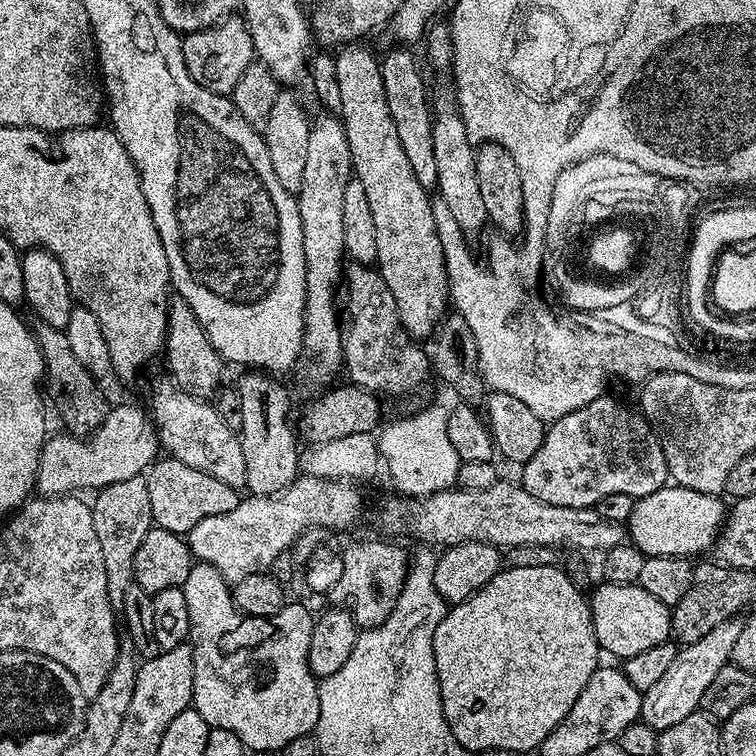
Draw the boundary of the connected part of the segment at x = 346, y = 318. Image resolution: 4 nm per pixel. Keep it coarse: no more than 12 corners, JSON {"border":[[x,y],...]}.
{"border":[[349,263],[340,350],[347,379],[408,396],[430,357],[375,267]]}

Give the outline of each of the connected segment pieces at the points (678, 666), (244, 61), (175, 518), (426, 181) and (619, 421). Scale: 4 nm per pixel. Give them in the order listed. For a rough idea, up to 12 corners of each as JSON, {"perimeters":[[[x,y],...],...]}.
{"perimeters":[[[739,619],[683,645],[640,697],[657,734],[697,711],[732,659]],[[233,14],[187,33],[190,78],[228,94],[256,51]],[[171,458],[146,472],[155,527],[187,534],[237,489]],[[407,47],[380,60],[382,86],[418,182],[439,185],[433,105]],[[611,394],[551,421],[522,465],[550,506],[639,498],[670,477],[660,437]]]}

